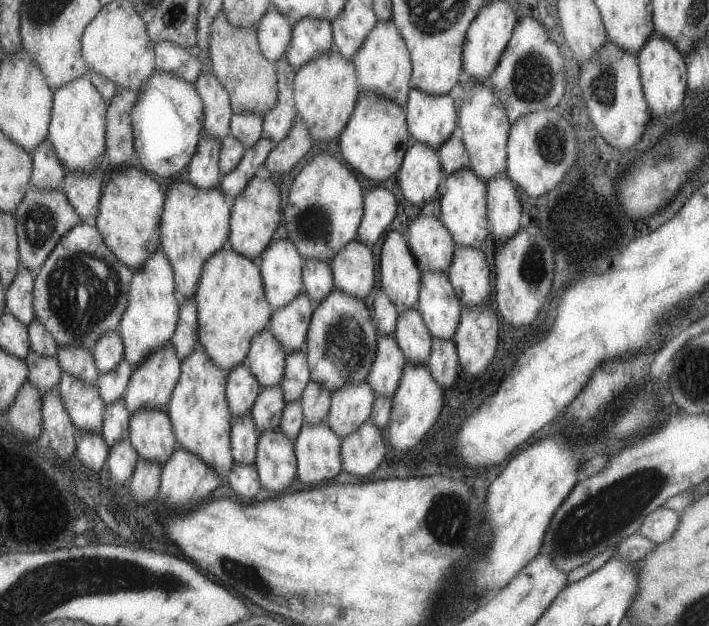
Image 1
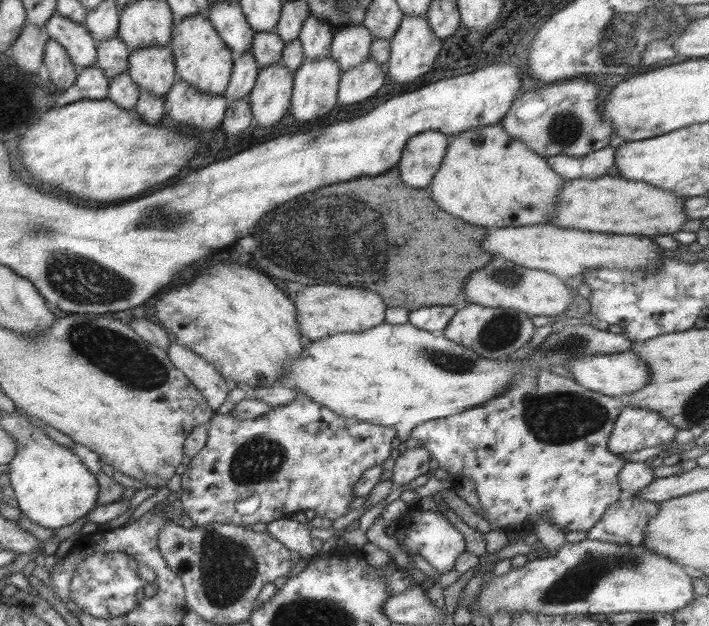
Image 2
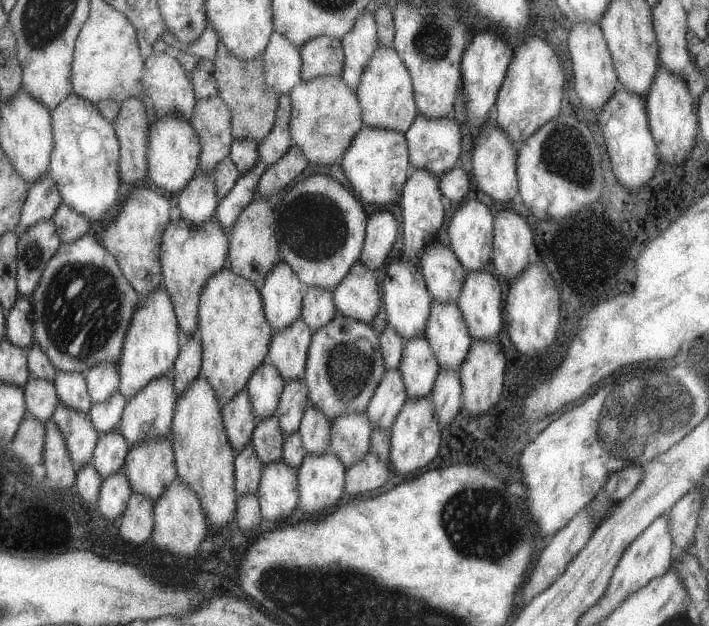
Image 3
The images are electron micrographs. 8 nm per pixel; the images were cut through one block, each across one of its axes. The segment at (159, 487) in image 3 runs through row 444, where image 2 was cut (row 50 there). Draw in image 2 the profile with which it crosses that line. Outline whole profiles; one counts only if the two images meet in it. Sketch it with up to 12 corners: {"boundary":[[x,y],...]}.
{"boundary":[[139,48],[127,72],[164,98],[177,78],[170,48]]}

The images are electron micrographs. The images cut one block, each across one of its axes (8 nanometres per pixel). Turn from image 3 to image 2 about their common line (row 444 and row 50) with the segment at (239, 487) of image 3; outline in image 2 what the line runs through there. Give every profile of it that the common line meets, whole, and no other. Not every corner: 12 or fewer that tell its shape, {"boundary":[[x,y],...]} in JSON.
{"boundary":[[251,50],[232,60],[223,98],[245,98],[255,86],[259,67]]}

